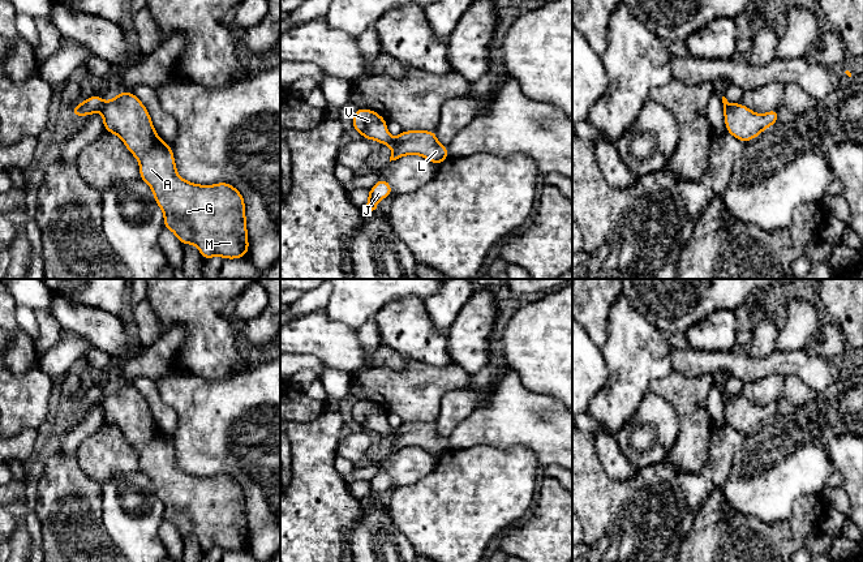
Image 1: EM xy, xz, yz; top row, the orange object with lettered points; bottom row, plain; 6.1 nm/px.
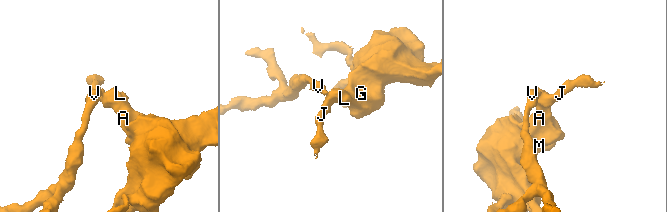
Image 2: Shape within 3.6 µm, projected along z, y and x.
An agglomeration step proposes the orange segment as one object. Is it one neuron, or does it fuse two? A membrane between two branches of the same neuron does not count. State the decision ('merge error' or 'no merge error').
merge error

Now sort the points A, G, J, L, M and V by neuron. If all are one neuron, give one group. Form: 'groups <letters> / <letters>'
groups A G J L M / V

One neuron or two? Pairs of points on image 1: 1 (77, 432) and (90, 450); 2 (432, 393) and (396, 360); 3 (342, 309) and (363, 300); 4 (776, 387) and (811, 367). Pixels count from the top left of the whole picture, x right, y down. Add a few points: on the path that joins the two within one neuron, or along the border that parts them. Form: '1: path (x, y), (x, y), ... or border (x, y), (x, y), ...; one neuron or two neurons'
1: border (104, 424), (80, 445), (76, 454); two neurons
2: border (408, 360), (402, 370), (373, 368); two neurons
3: path (347, 304), (357, 300); one neuron
4: border (785, 374), (768, 374), (754, 381); two neurons

